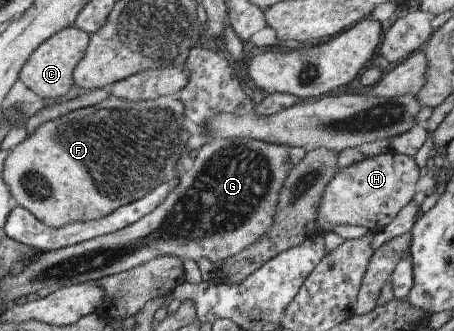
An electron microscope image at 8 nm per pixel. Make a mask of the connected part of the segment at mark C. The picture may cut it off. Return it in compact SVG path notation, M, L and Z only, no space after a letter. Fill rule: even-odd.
M75 25L61 29L34 49L34 53L23 65L19 78L28 89L32 89L41 99L66 97L66 93L70 91L70 87L74 83L72 79L73 71L84 57L89 41L89 34L82 29L78 29Z

